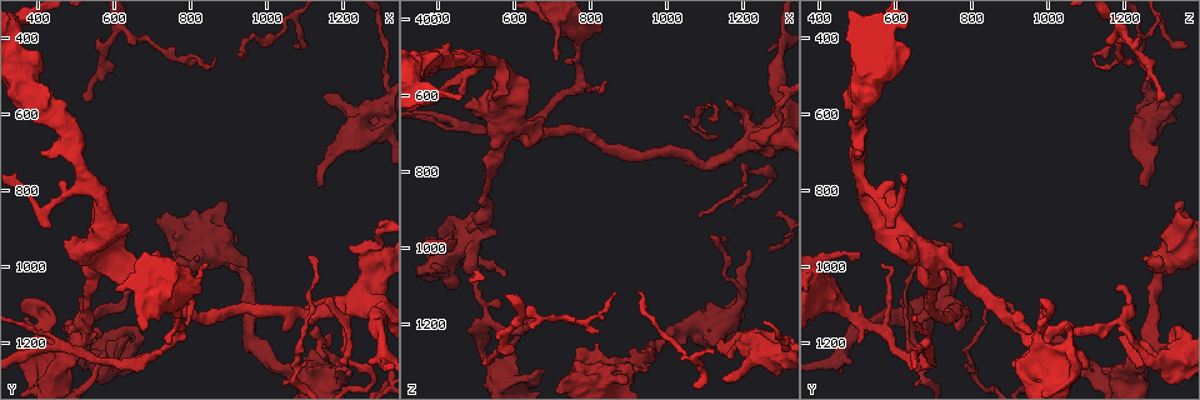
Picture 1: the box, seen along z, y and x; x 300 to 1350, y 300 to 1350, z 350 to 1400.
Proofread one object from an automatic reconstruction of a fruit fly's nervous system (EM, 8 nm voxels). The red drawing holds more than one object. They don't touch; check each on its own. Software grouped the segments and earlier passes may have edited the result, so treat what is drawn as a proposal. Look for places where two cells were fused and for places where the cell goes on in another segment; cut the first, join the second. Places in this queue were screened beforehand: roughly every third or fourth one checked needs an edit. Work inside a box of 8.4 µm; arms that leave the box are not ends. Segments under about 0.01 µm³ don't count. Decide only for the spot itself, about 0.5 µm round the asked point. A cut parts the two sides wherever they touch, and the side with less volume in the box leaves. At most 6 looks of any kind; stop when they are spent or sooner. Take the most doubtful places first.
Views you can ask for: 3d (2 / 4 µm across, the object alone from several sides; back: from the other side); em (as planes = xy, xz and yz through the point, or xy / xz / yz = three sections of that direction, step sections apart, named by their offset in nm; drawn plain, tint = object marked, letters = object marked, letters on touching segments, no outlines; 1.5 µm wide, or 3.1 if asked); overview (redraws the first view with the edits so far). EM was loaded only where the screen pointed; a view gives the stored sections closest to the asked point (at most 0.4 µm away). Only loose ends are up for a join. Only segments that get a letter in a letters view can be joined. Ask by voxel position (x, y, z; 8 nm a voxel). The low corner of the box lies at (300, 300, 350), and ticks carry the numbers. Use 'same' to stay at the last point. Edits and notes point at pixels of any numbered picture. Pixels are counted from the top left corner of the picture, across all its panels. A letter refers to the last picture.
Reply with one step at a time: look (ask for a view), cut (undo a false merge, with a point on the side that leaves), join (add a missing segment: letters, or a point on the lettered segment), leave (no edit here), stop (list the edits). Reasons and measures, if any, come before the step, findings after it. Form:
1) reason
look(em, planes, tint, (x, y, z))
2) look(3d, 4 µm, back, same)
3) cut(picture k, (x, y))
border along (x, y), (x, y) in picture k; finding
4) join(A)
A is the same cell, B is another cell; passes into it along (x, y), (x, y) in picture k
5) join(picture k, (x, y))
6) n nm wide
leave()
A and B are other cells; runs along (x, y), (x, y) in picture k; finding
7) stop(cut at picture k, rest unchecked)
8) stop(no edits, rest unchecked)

thin end
look(em, yz, step 8, tint, (1140, 795, 1265))

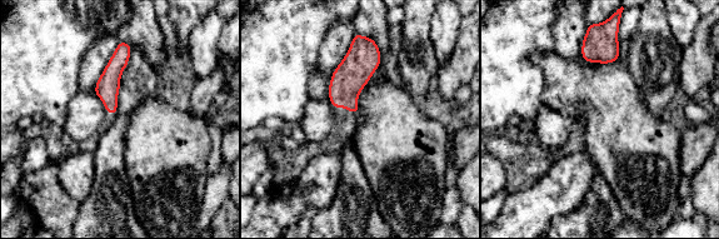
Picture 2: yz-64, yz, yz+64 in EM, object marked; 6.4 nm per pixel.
cut it another way
look(em, xz, step 4, letters, same)

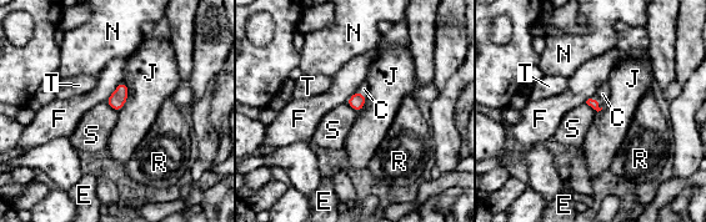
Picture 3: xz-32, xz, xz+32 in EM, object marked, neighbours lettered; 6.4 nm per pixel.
join(C)
C is the same cell, E, F, J, N, R, S and T are other cells; passes into it along (594, 104), (597, 102), (602, 94) in picture 3; the cell continues

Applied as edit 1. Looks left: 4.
look(overview)

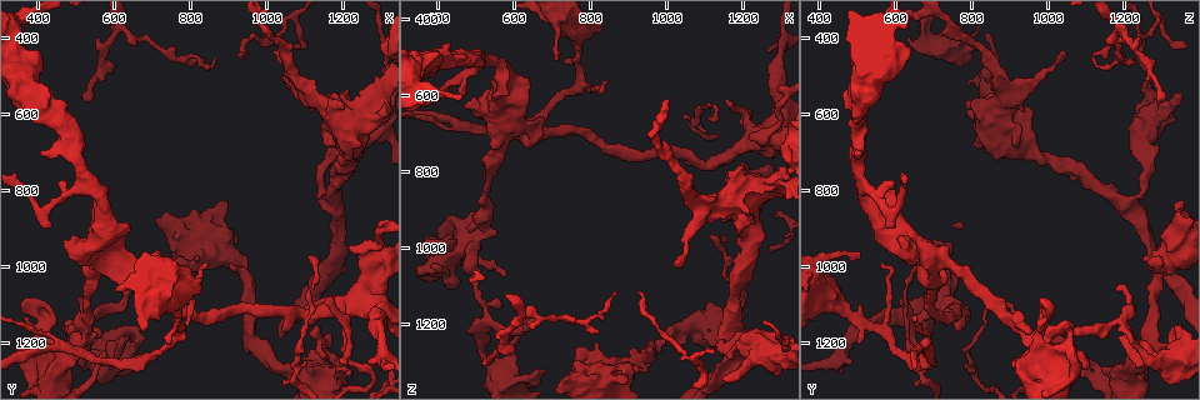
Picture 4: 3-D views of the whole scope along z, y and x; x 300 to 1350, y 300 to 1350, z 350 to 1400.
three-way junction
look(3d, 2 µm, (530, 1135, 1195))

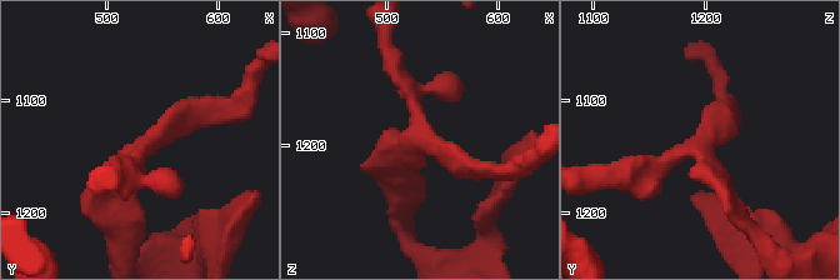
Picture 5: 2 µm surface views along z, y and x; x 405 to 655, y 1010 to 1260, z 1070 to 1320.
3 arms; now the EM
look(em, xz, step 8, letters, (532, 1142, 1192))

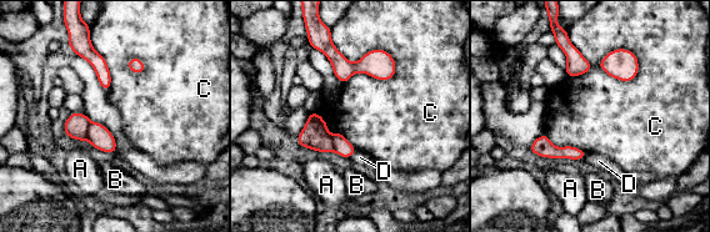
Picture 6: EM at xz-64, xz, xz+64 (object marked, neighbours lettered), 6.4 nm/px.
cut(picture 6, (76, 125))
A, B, C and D are other cells; border along (90, 122), (86, 130), (86, 139) in picture 6; two cells meet here

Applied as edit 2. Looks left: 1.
stop(join at picture 3, cut at picture 6, rest unchecked)

